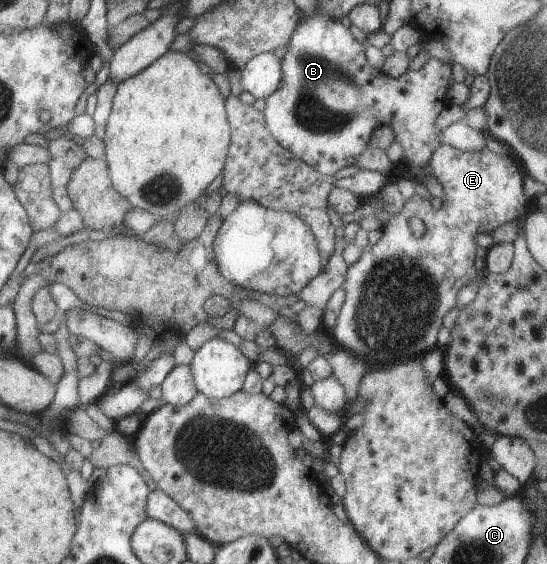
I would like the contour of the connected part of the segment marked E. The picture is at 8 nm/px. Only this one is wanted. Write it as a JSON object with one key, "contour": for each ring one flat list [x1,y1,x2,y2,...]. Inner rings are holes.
{"contour":[[442,143,439,145,430,156,430,167,432,176,437,179,440,184,440,190,444,194,443,199,446,202,425,200,420,198,416,194,412,198,405,200,404,205,400,212,396,216,390,217,386,226,381,230,384,234,377,243,370,245,367,244,362,248,362,254,360,258,354,262,352,265,348,266,346,270,346,281,342,284,342,289,345,291,345,298,343,304,339,307,337,311,336,324,332,328,332,334,335,344,339,348,345,350,349,349,350,353,356,354,356,357,364,358,364,361,369,367,373,365,390,365,395,361,402,361,403,359,408,359,411,357,423,356,426,352,429,352,437,348,436,336,437,330,441,325,441,318,443,315,455,305,455,294,468,282,471,282,477,277,478,270,473,266,473,260,475,260,475,250,477,250,477,245,475,245,473,237,476,234,488,233,497,228,500,224,512,221,521,220,525,216,525,200,523,197,523,176,519,172,519,168,513,164,509,156,503,157,498,156,494,152,489,151,487,148,481,150,481,152,473,151,462,151,456,149,452,144],[411,216,417,216,421,222,423,222,425,231,421,237,413,237,411,234,411,229,409,229,409,218]]}

